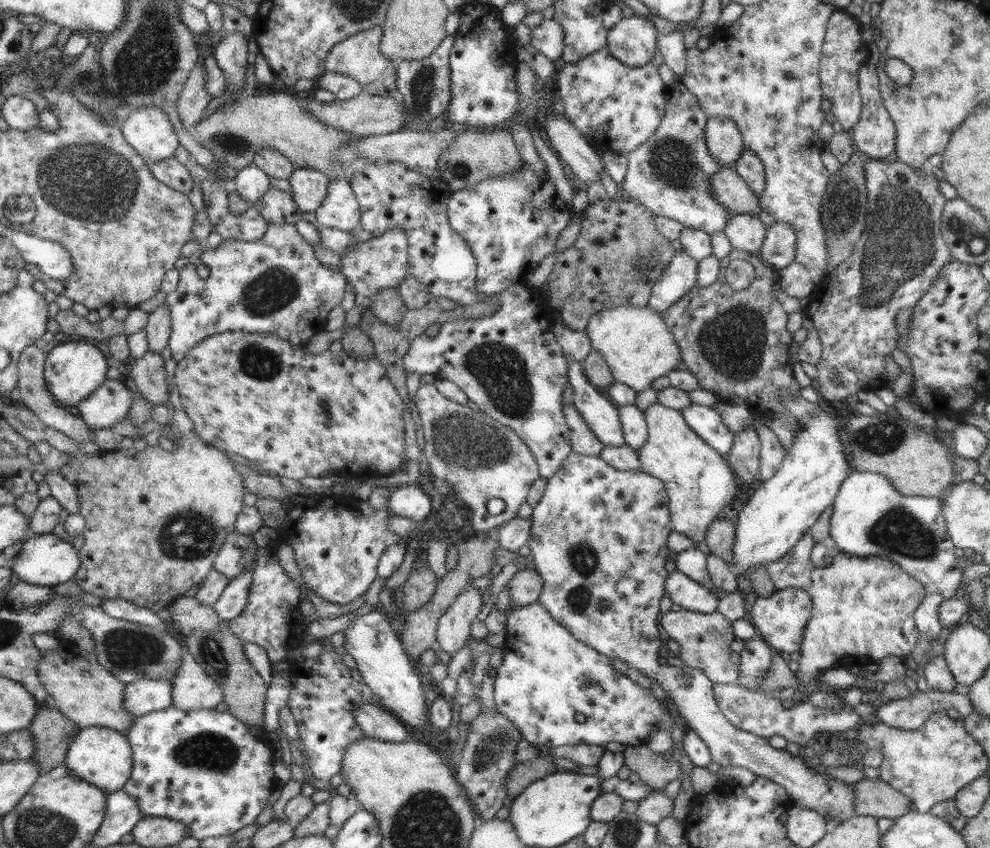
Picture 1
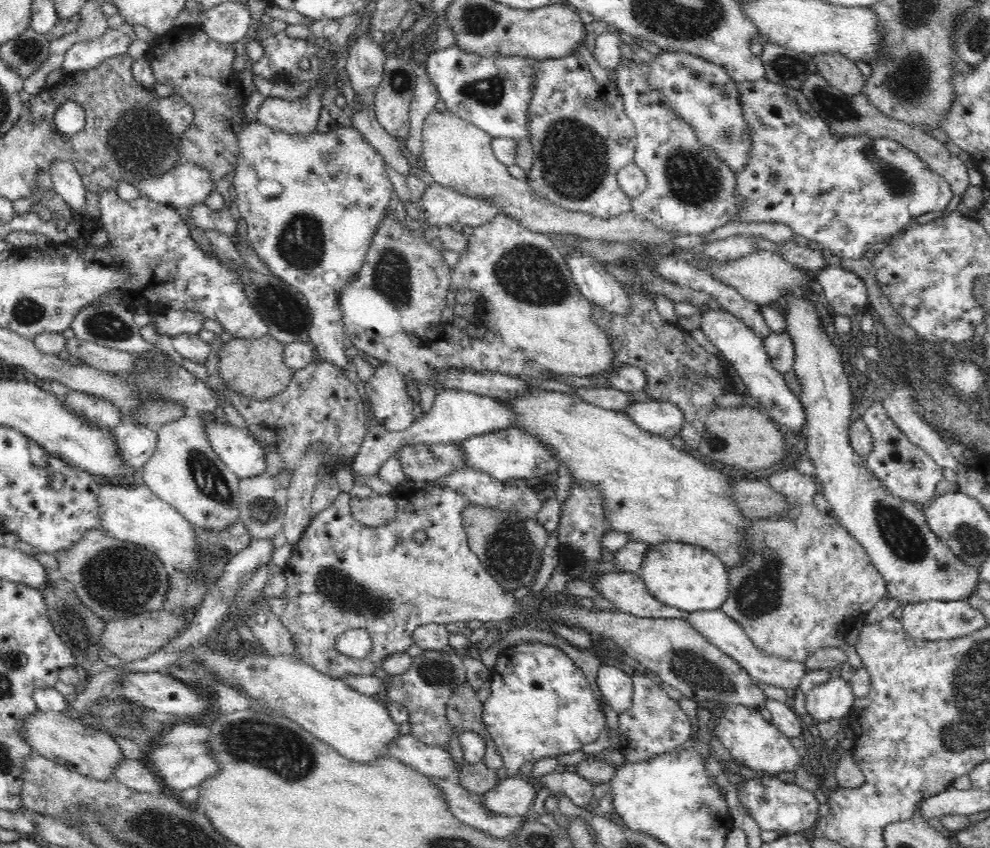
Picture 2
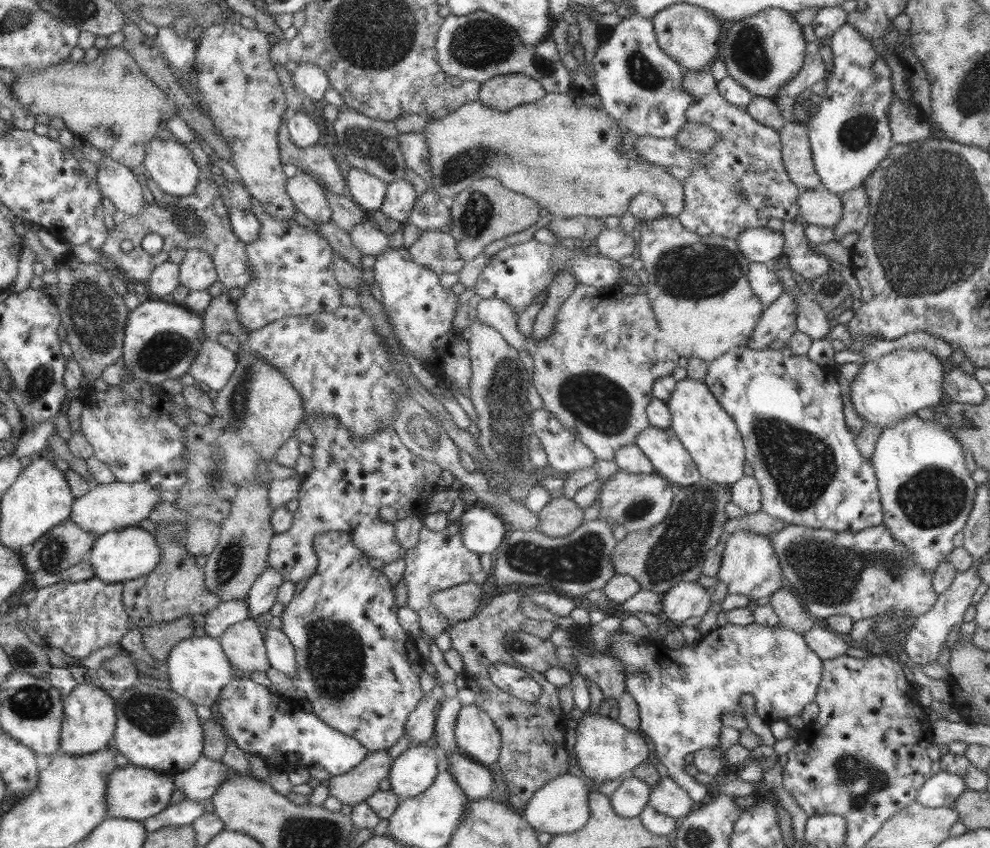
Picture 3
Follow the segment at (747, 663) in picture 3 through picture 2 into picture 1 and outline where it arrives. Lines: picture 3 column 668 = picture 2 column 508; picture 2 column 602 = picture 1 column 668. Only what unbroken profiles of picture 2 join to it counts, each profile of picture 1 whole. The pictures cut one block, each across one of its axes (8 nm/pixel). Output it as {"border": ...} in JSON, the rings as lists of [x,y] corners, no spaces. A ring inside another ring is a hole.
{"border":[[[540,603],[512,606],[507,614],[505,637],[502,665],[496,669],[494,680],[494,700],[498,713],[516,725],[527,743],[544,749],[580,742],[603,746],[608,742],[620,742],[626,746],[640,746],[647,744],[654,730],[664,728],[670,733],[675,725],[671,713],[664,710],[651,690],[616,671],[612,659],[576,640]]]}

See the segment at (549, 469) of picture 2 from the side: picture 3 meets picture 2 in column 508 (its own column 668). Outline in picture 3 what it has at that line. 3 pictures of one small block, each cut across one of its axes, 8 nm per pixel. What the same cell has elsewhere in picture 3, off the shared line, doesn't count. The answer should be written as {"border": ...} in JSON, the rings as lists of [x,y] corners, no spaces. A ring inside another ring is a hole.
{"border":[[[650,425],[637,434],[635,445],[650,459],[654,472],[667,478],[676,488],[700,480],[697,466],[672,427]]]}

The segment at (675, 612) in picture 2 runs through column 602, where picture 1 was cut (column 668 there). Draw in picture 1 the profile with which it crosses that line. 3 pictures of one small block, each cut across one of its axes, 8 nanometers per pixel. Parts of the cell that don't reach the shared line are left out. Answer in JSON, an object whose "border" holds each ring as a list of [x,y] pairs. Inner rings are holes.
{"border":[[[683,572],[670,573],[664,589],[672,603],[682,609],[700,613],[717,612],[719,598]]]}

